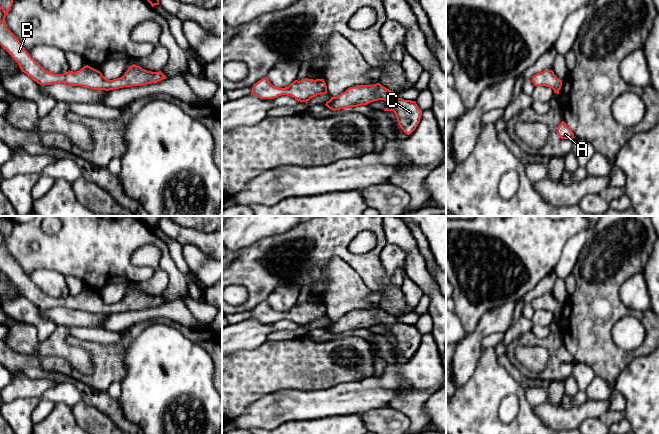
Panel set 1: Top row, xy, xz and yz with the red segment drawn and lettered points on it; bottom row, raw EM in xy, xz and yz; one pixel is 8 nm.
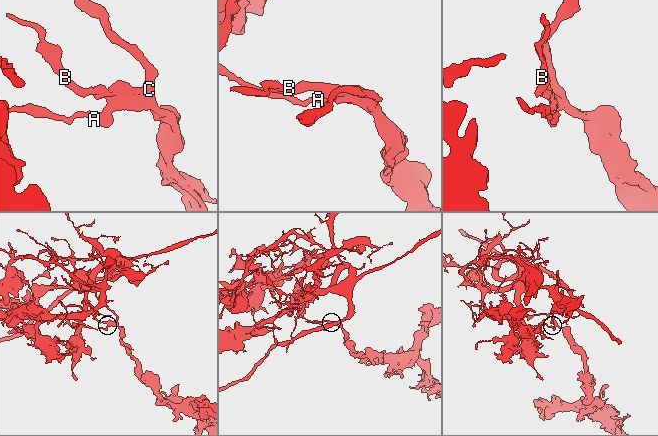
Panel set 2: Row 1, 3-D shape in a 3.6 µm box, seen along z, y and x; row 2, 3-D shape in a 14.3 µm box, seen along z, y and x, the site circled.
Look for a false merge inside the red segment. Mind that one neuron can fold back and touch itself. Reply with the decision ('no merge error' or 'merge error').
merge error

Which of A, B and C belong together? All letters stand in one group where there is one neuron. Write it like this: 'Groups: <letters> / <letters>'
Groups: A / B C

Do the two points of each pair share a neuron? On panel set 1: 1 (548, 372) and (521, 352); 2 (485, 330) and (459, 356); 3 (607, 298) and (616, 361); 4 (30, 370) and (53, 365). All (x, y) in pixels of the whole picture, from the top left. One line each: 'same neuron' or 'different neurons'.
1: different neurons
2: same neuron
3: same neuron
4: different neurons

